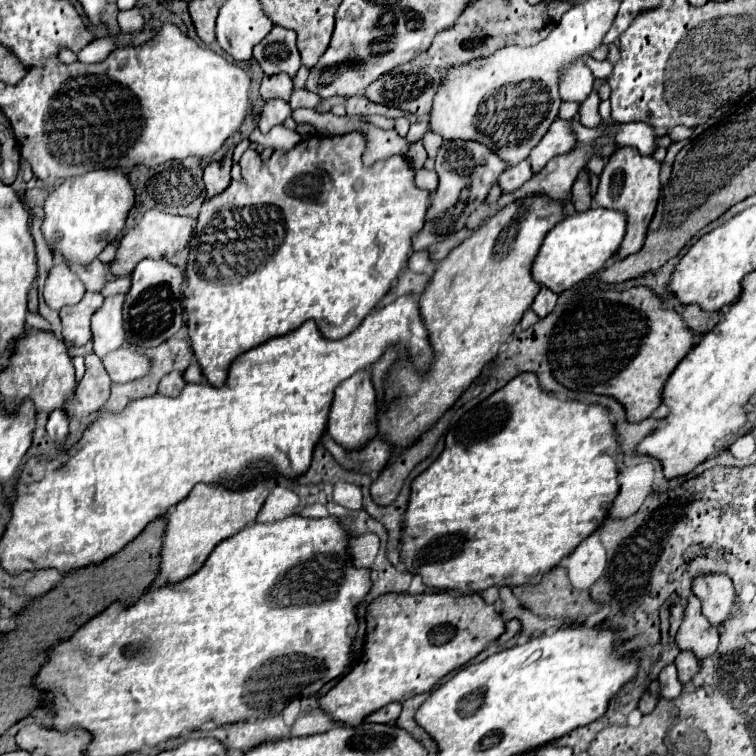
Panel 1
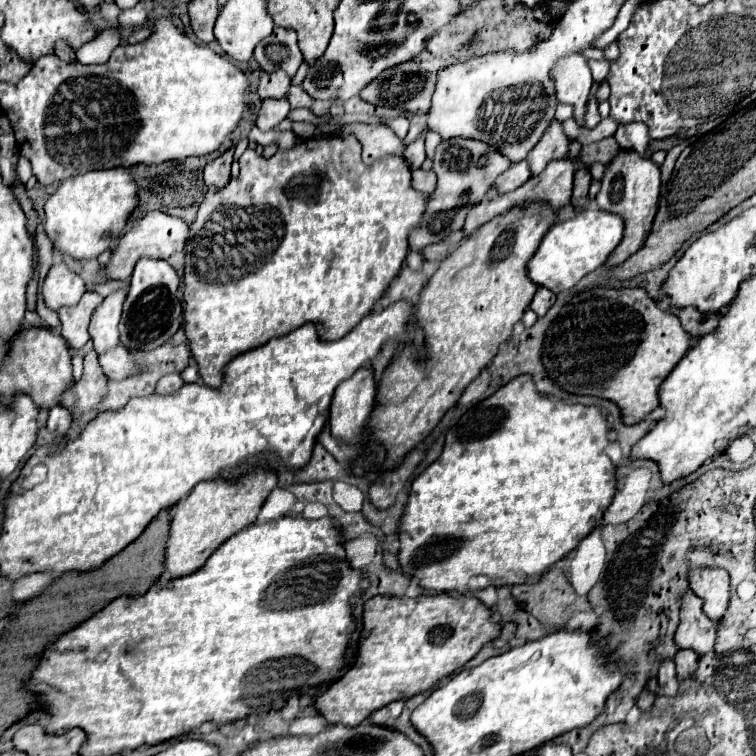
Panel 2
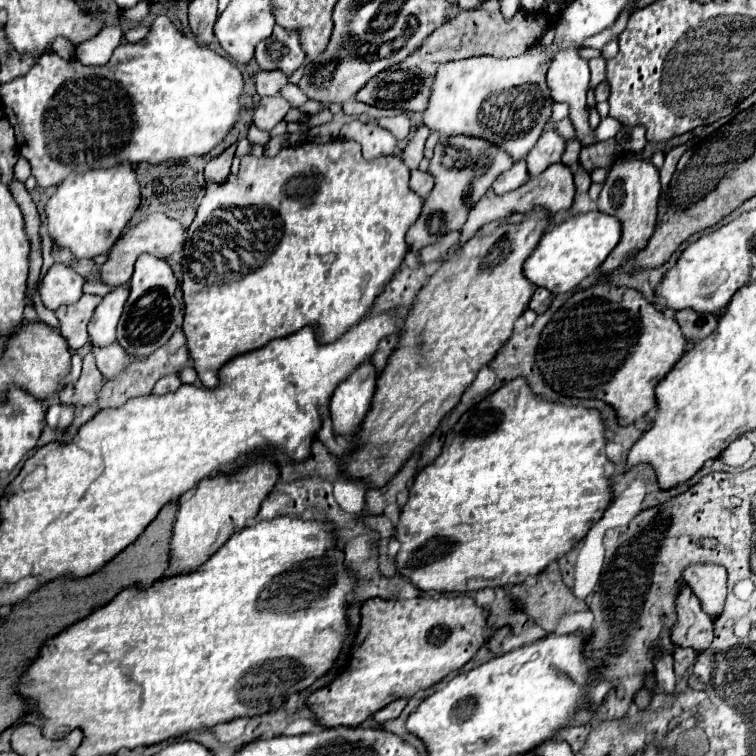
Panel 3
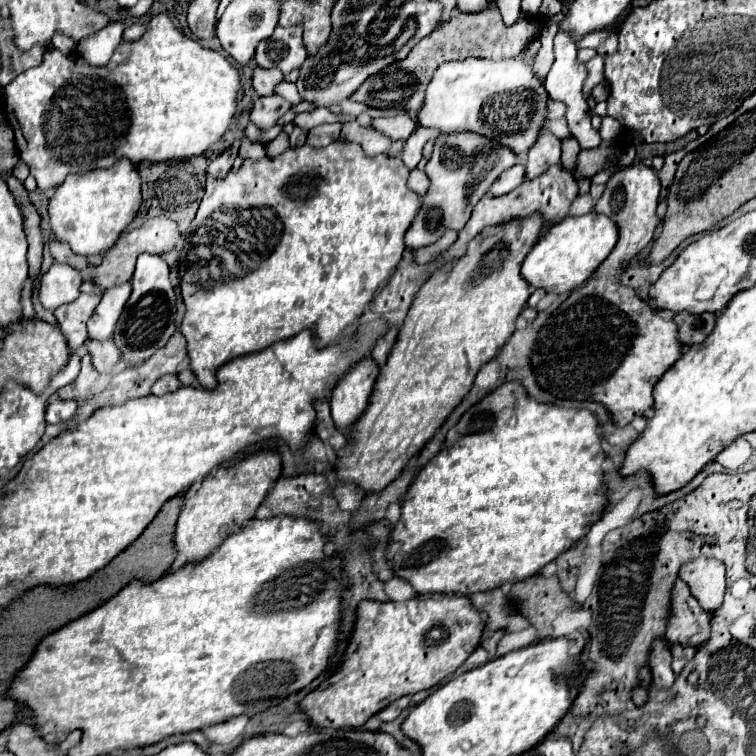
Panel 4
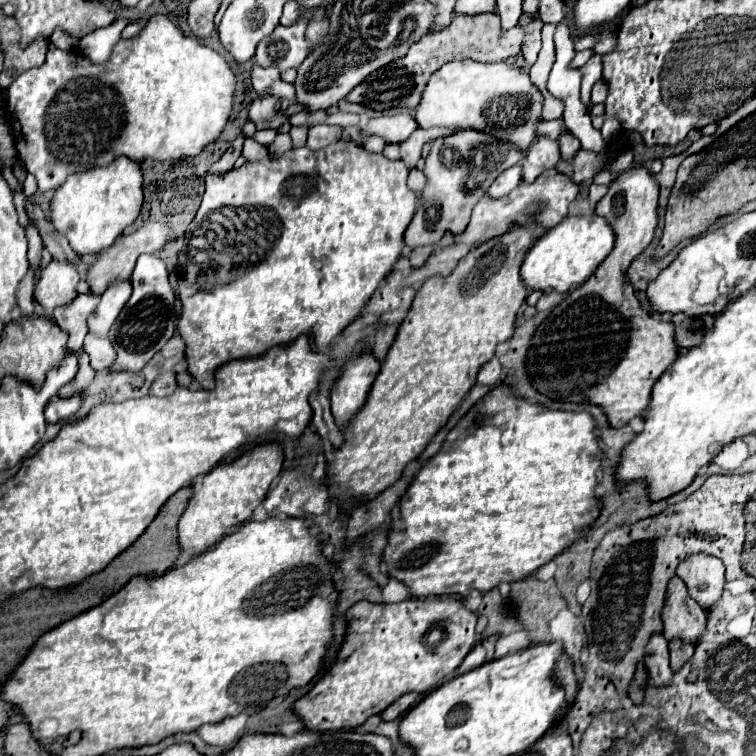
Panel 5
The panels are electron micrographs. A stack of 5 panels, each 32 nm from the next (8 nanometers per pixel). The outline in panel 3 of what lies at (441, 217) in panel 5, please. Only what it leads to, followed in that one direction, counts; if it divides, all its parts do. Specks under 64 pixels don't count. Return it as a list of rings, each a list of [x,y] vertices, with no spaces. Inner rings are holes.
[[[468,136],[444,138],[434,148],[434,158],[430,160],[428,168],[436,184],[434,190],[424,200],[424,210],[418,222],[406,234],[408,248],[418,252],[428,244],[438,242],[448,230],[460,230],[466,222],[470,208],[488,192],[492,182],[512,164],[514,160],[506,152],[502,152],[494,144],[488,144],[482,138],[468,138]]]

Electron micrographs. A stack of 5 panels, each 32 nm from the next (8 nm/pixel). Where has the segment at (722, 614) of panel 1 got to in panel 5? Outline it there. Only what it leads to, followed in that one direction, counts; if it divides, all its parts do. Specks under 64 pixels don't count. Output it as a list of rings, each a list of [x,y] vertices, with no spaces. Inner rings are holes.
[[[696,554],[680,562],[676,574],[686,582],[688,594],[704,608],[710,610],[724,592],[724,564],[706,554]]]

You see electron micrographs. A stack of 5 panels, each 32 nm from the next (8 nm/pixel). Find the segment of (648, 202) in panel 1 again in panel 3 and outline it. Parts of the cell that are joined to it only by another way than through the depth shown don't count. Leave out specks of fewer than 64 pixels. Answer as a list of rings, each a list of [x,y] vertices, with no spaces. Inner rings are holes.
[[[630,156],[630,158],[618,158],[612,164],[602,184],[602,192],[598,196],[596,208],[604,214],[616,216],[622,222],[622,238],[618,246],[610,252],[608,260],[602,264],[600,270],[614,272],[616,268],[620,268],[622,262],[626,262],[630,256],[634,256],[638,250],[646,246],[656,226],[658,198],[660,198],[660,176],[658,176],[658,168],[652,162],[646,162],[638,156]]]

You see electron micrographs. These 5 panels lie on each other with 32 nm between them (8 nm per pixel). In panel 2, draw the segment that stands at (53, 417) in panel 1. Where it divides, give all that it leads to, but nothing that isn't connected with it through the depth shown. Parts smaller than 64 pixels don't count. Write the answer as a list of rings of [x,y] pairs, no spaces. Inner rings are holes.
[[[56,406],[48,414],[48,430],[58,438],[66,436],[70,422],[72,422],[72,414],[64,406]]]

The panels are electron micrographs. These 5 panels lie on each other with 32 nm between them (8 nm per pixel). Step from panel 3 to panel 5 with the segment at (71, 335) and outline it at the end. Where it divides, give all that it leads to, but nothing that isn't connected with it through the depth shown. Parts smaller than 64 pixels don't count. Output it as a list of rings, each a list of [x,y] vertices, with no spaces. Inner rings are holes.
[[[80,294],[76,300],[72,300],[68,306],[60,306],[54,310],[56,324],[68,334],[68,350],[76,352],[82,348],[82,342],[88,334],[86,320],[94,312],[100,296],[96,294]]]

